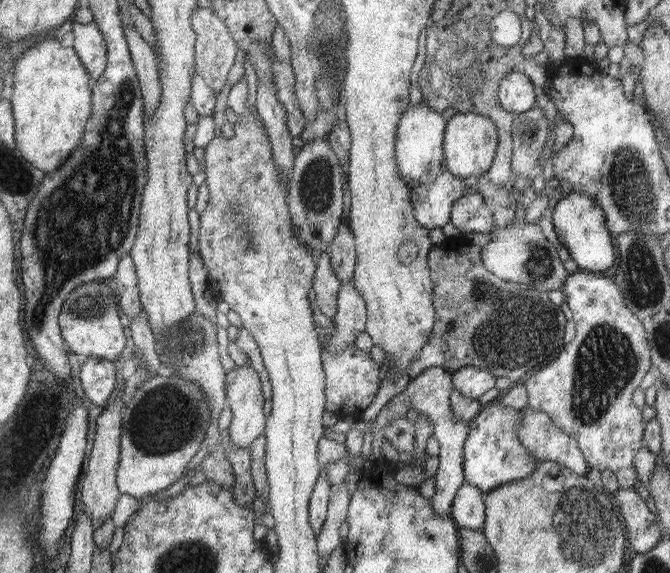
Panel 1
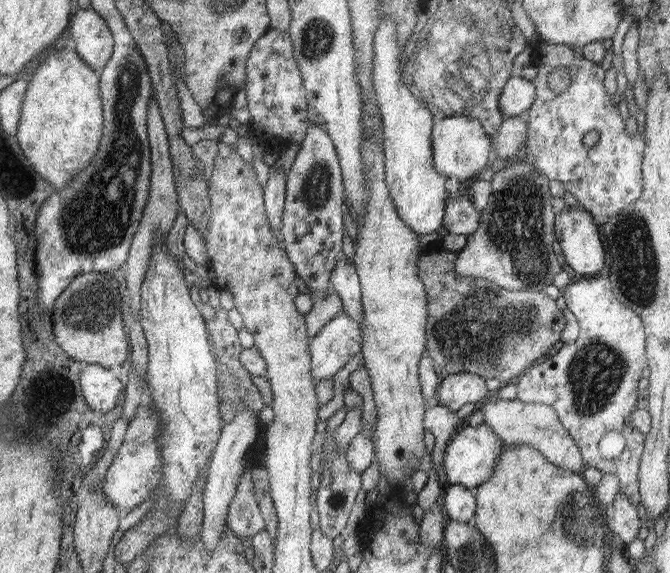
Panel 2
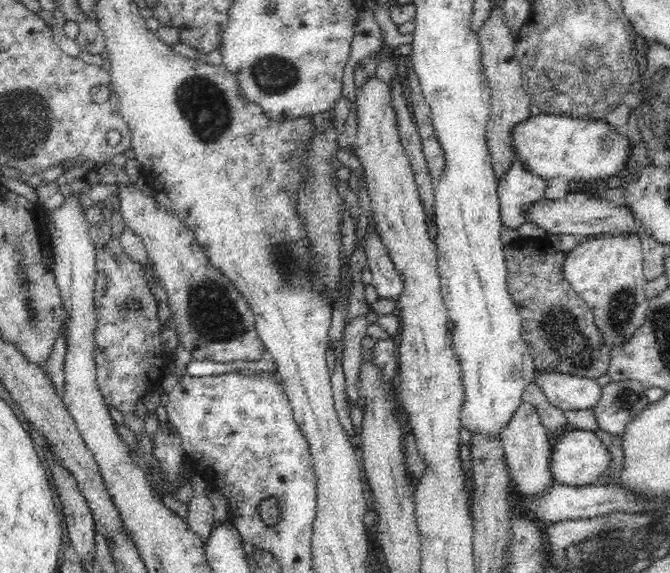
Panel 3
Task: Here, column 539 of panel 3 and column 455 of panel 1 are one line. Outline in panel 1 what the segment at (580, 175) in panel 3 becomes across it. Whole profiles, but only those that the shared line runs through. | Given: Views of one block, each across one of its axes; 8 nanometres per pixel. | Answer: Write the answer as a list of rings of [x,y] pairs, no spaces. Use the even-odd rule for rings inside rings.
[[[458,113],[447,121],[445,133],[445,161],[452,175],[468,178],[484,174],[492,167],[499,147],[499,129],[491,118],[475,113]]]

